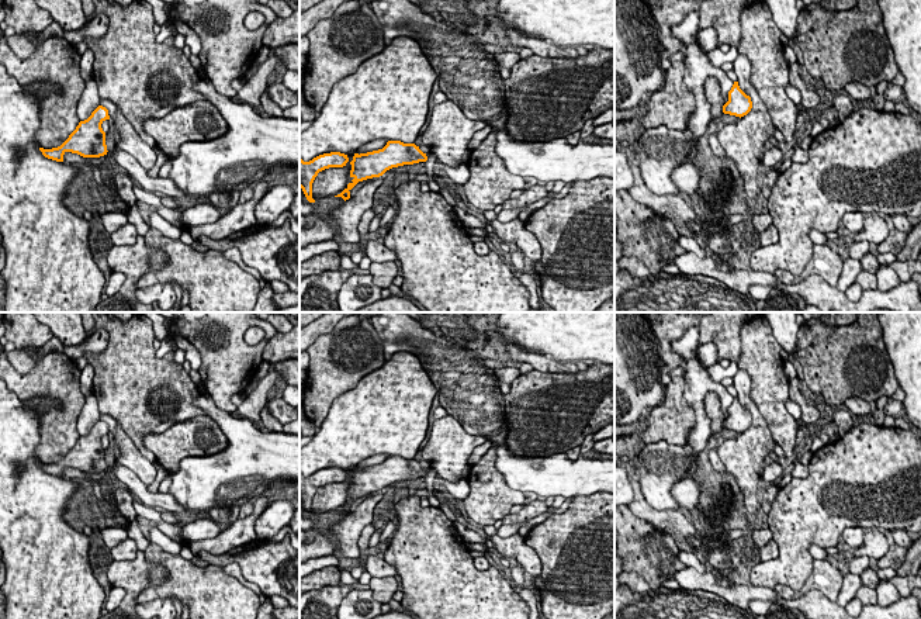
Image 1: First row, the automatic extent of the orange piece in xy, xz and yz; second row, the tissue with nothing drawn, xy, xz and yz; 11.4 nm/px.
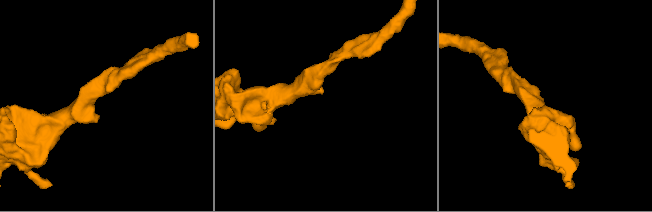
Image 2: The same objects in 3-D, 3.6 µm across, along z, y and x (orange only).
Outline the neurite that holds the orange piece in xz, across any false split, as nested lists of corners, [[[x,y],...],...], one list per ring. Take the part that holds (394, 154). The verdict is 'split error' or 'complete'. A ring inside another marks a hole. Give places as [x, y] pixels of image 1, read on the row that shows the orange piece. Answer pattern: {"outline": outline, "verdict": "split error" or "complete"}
{"outline": [[[388,141],[382,149],[354,153],[350,162],[350,177],[353,179],[347,187],[335,197],[342,197],[344,201],[350,198],[350,190],[363,180],[380,177],[387,170],[404,165],[413,165],[419,162],[429,162],[434,165],[437,158],[434,153],[423,153],[415,143],[404,143],[401,141]]], "verdict": "split error"}

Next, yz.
{"outline": [[[734,82],[731,90],[728,91],[728,101],[723,106],[723,113],[741,118],[747,115],[751,108],[751,97],[740,89],[738,82]]], "verdict": "complete"}

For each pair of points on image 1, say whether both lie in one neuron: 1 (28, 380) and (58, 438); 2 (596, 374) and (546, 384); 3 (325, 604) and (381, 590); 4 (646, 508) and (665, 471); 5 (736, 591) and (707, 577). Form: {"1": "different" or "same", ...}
{"1": "same", "2": "same", "3": "same", "4": "different", "5": "same"}

